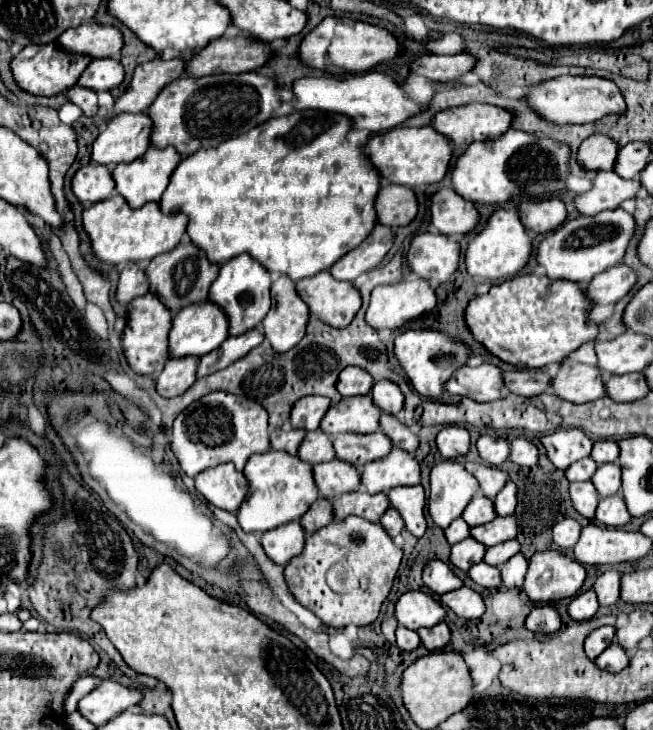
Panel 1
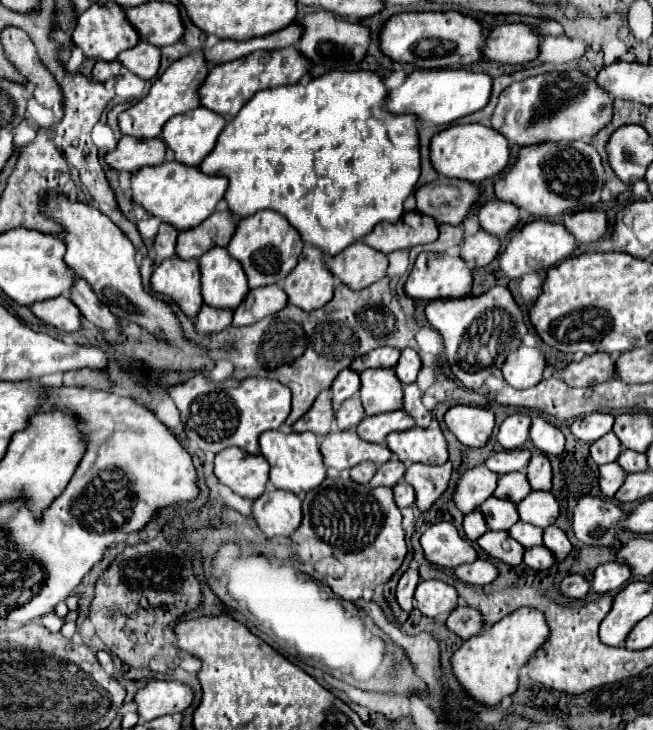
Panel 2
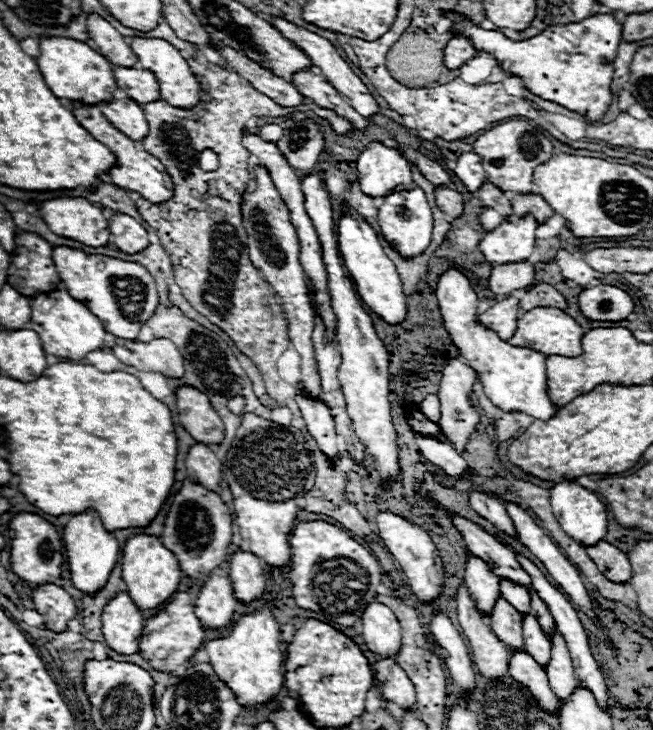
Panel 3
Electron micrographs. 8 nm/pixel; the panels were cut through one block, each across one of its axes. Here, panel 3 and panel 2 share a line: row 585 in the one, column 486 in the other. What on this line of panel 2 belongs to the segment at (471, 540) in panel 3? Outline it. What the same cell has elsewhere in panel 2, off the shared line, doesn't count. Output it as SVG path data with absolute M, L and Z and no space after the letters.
M480 508L464 516L464 534L468 540L478 540L486 530L488 530L488 524L484 524L484 514Z

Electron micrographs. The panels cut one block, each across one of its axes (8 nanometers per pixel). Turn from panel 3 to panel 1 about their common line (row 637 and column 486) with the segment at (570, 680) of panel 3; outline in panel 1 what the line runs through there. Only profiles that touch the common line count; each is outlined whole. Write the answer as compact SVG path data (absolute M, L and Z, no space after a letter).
M518 540L500 542L500 544L490 546L490 548L486 550L484 562L492 564L492 566L500 566L500 564L504 564L508 558L512 558L514 554L518 554L518 550L520 550L520 542L518 542Z

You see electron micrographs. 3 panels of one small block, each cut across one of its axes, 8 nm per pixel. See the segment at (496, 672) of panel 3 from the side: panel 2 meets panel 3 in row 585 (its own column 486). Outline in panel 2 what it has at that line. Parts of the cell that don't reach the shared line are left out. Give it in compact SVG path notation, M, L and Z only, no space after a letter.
M516 448L516 450L502 450L498 454L492 454L486 460L486 466L498 474L508 474L508 472L522 472L528 468L530 462L530 450L526 448Z

